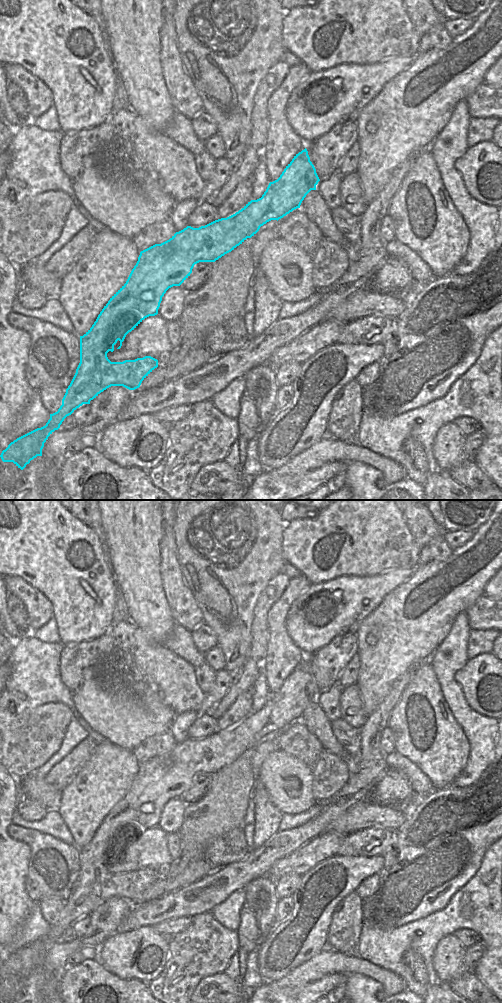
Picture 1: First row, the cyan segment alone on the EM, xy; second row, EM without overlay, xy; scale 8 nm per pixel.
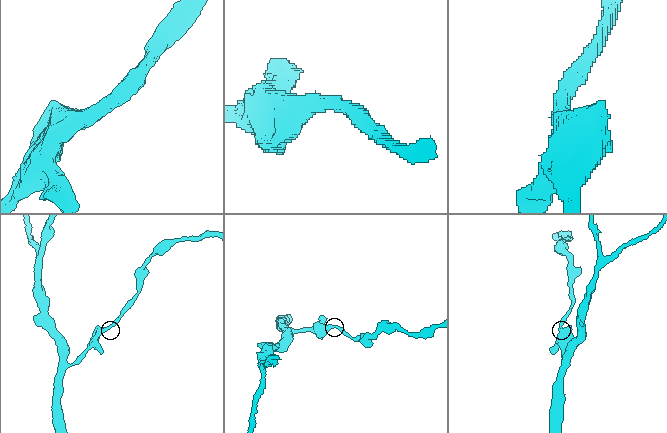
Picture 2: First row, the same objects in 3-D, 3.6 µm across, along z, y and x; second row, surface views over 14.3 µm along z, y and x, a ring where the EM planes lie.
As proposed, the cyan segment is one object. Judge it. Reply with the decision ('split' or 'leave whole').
leave whole

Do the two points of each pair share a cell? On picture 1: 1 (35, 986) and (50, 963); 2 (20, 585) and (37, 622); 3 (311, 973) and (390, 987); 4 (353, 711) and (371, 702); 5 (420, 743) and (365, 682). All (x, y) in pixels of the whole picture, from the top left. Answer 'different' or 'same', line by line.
1: different
2: same
3: same
4: different
5: different

